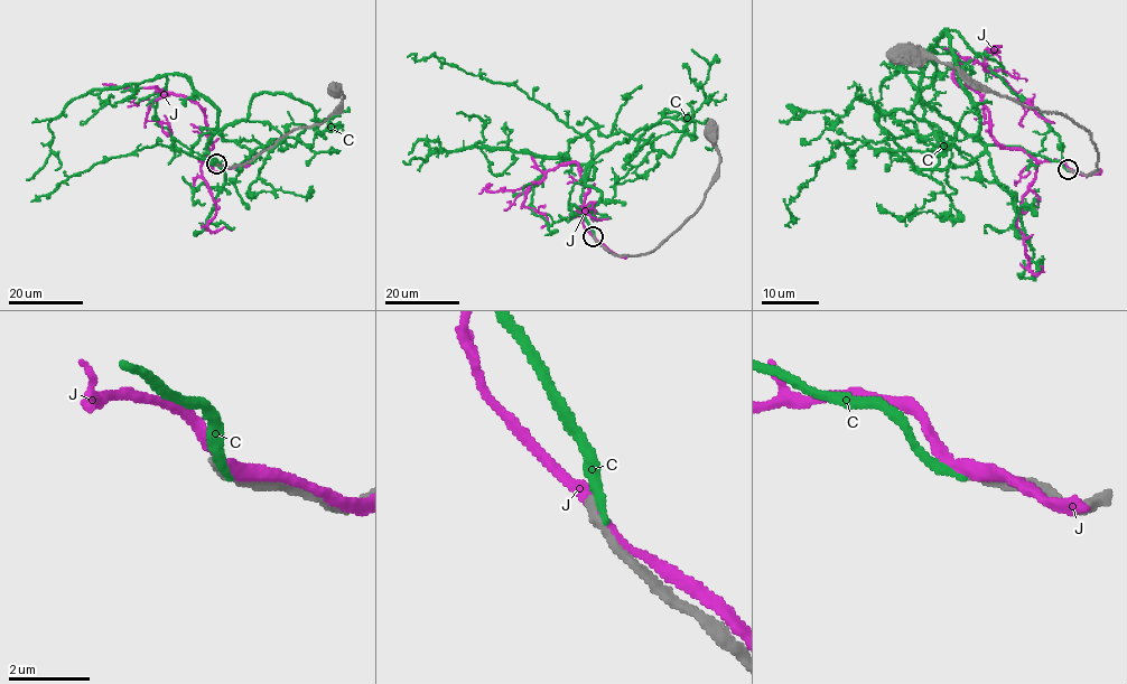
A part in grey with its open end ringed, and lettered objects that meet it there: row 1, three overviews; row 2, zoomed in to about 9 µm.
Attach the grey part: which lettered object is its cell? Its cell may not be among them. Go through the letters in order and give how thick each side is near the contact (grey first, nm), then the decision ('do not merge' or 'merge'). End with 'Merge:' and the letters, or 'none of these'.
C: 240/240 nm | do not merge
J: 240/260 nm | do not merge
Merge: none of these

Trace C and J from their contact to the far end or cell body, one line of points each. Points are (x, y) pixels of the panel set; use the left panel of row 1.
C: (217, 165), (208, 140), (250, 100), (290, 94), (318, 127), (290, 123), (259, 177), (313, 186)
J: (221, 165), (205, 159), (212, 143), (197, 103), (171, 94), (154, 101), (146, 119), (169, 127), (165, 133)

